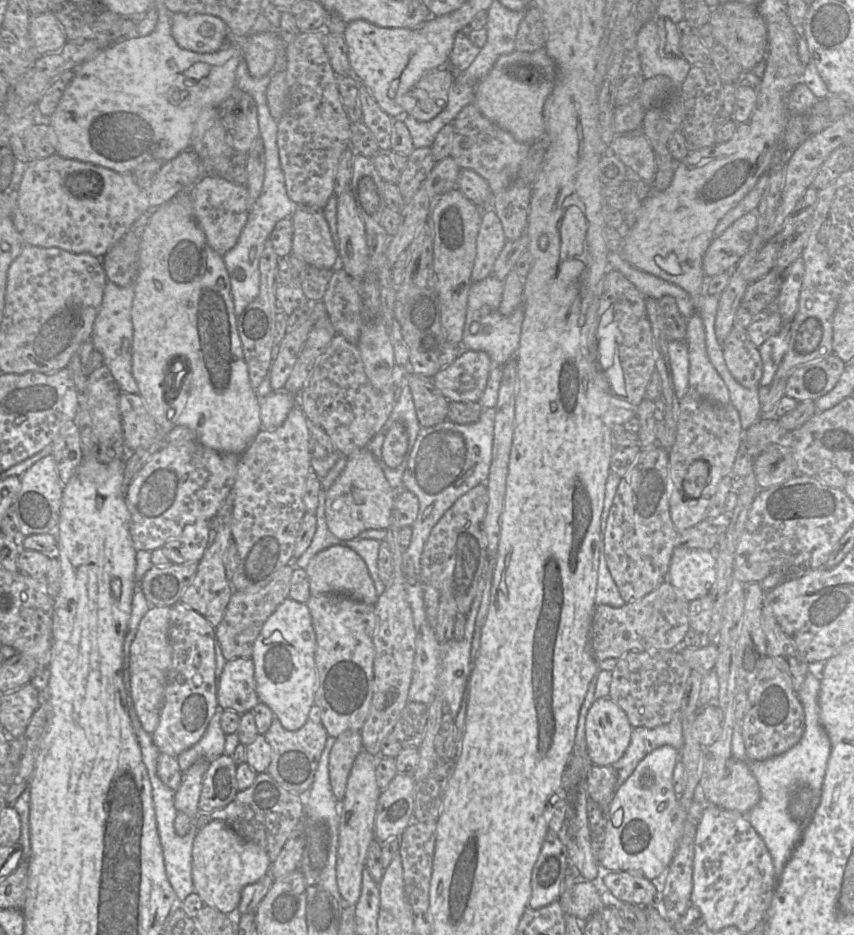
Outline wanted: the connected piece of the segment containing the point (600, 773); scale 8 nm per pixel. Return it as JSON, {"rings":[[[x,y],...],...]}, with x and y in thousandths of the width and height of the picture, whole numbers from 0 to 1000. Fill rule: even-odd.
{"rings":[[[694,817],[687,828],[690,853],[700,859],[706,866],[713,866],[713,861],[725,843],[722,835],[722,826],[718,819]]]}

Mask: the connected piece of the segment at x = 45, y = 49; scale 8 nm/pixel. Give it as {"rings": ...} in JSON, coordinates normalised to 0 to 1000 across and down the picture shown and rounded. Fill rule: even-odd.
{"rings":[[[59,12],[36,16],[34,35],[46,60],[69,55],[80,44],[69,21]]]}

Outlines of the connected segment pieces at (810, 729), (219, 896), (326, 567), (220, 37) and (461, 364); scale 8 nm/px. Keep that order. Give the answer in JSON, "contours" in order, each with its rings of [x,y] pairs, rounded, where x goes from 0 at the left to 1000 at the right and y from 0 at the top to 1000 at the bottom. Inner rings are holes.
{"contours":[[[[963,709],[963,711],[950,711],[950,718],[945,720],[944,725],[934,739],[934,744],[940,755],[943,766],[943,782],[937,794],[917,806],[897,813],[881,814],[878,817],[879,824],[888,835],[891,851],[886,861],[871,872],[895,898],[905,919],[907,938],[909,935],[916,936],[929,909],[938,899],[943,887],[943,884],[939,886],[940,878],[930,878],[925,873],[923,868],[924,852],[936,848],[940,842],[948,842],[952,847],[958,847],[960,857],[960,847],[963,845],[970,813],[973,806],[972,790],[960,769],[959,738],[964,710],[965,709]]],[[[251,877],[232,888],[225,905],[225,943],[239,968],[263,978],[274,979],[282,954],[290,945],[301,943],[315,934],[317,925],[311,911],[301,903],[275,891],[261,878]]],[[[390,583],[372,590],[363,598],[357,610],[362,617],[364,637],[395,634],[436,647],[439,647],[443,642],[444,636],[429,602],[413,587],[406,584]]],[[[203,14],[200,36],[207,48],[230,57],[251,57],[263,47],[266,27],[244,15]]],[[[541,374],[527,390],[515,394],[506,407],[526,429],[560,430],[570,412],[574,389],[569,376]]]]}

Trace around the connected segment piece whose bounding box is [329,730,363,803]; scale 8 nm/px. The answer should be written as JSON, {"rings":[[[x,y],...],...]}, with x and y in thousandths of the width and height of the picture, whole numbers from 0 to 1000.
{"rings":[[[406,781],[393,788],[385,809],[385,831],[389,847],[398,859],[404,850],[413,815],[425,801],[422,781]]]}

